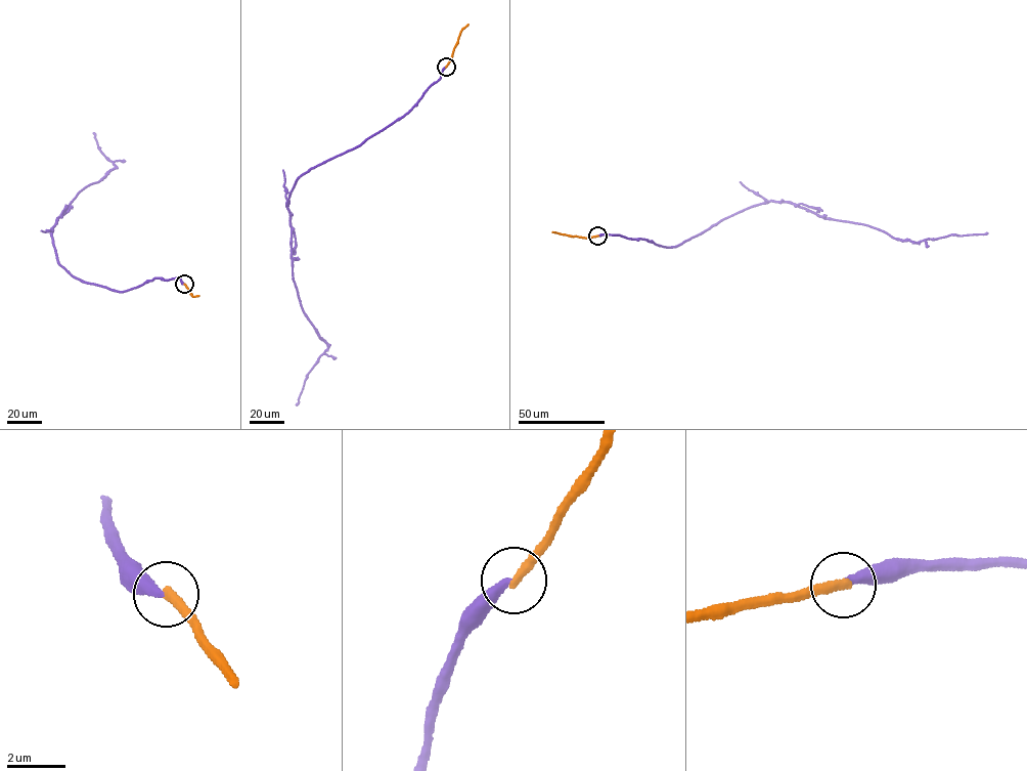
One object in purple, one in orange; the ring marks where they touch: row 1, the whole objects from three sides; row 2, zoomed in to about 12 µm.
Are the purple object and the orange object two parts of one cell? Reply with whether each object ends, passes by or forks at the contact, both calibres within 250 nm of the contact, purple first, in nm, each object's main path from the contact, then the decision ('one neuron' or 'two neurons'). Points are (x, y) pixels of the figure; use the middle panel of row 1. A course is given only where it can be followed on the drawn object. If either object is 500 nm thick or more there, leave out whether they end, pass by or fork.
purple ends there; orange ends there; 320 nm thick on the purple side, 360 nm on the other; purple runs (446, 67), (407, 113), (305, 173), (292, 190), (293, 281), (303, 311), (328, 349), (308, 374), (296, 404); orange runs (446, 67), (461, 30), (469, 24); two neurons

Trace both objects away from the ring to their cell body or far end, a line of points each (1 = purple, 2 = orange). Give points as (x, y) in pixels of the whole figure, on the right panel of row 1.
1: (597, 236), (675, 246), (770, 201), (791, 202), (824, 218), (918, 243), (987, 232)
2: (597, 236), (587, 238), (552, 231)

